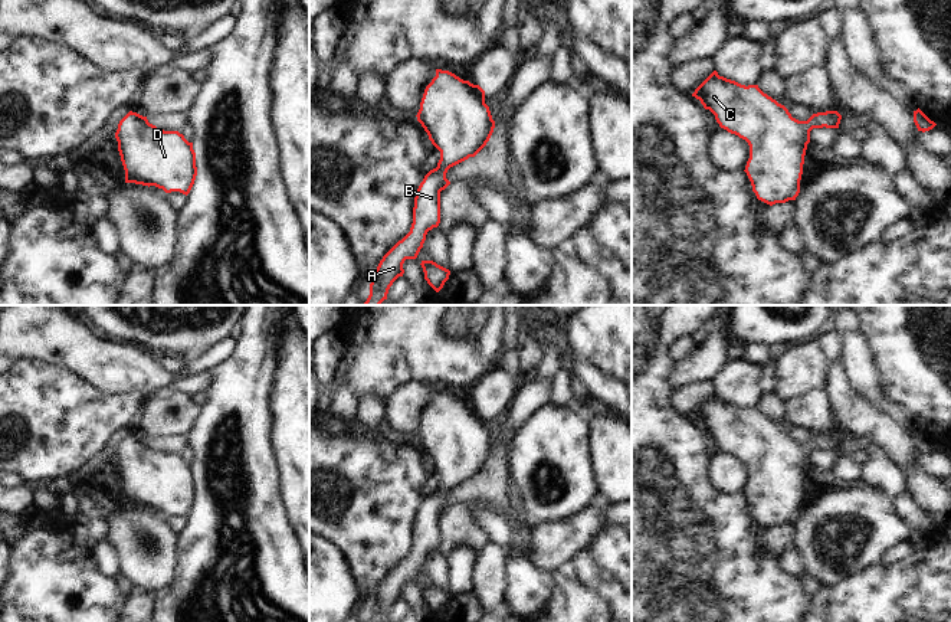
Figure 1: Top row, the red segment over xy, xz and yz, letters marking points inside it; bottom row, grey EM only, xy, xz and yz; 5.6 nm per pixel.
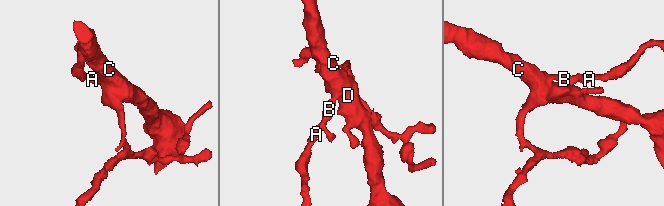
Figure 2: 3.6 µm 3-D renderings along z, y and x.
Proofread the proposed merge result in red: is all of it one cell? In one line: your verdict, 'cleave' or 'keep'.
keep

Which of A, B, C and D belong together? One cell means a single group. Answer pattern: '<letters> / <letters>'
A B C D

